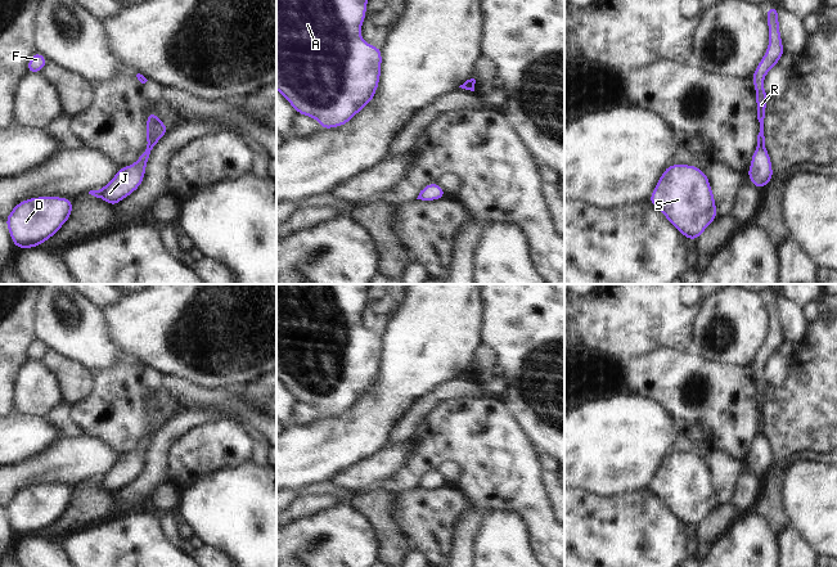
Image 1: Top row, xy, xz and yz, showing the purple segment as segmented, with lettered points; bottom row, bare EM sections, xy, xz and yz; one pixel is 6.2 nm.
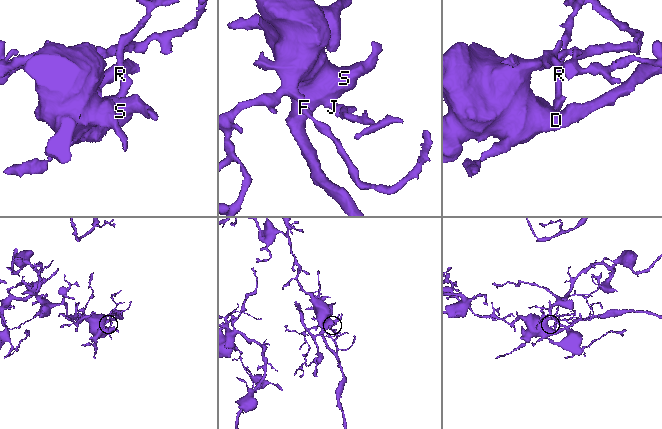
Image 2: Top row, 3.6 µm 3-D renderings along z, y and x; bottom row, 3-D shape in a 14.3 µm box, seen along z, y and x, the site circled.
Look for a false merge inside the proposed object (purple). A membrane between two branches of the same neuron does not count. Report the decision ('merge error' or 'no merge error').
no merge error

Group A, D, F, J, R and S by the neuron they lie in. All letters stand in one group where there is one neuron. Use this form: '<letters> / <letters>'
A D F J R S

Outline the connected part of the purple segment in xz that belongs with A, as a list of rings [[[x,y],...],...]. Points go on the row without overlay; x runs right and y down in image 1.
[[[276,284],[276,378],[298,402],[318,408],[321,418],[348,411],[377,381],[382,336],[361,325],[368,289],[369,284]]]

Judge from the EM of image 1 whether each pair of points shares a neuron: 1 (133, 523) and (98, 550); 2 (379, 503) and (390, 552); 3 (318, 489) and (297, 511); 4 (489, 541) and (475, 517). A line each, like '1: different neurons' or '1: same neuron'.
1: same neuron
2: same neuron
3: different neurons
4: different neurons

